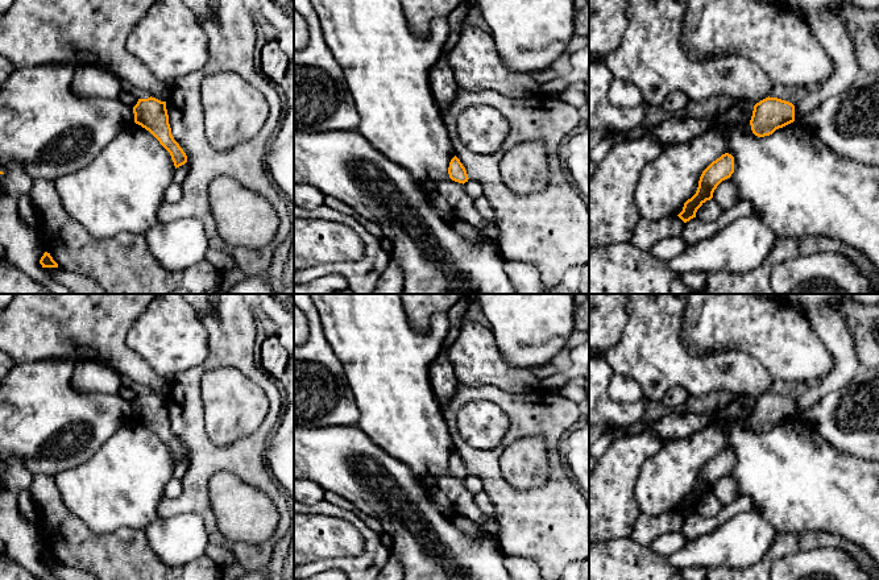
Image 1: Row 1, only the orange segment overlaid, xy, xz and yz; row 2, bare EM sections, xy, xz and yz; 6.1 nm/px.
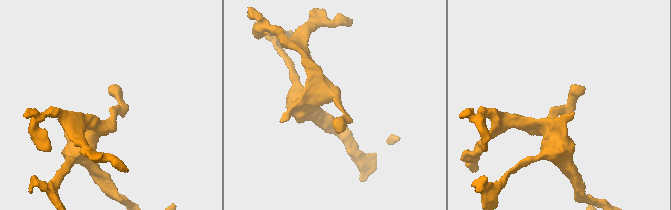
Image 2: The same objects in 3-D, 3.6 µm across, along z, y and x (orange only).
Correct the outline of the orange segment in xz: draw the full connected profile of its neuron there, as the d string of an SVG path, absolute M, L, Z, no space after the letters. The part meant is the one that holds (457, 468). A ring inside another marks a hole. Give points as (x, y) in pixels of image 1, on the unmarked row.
M456 451L449 457L448 469L452 476L463 480L469 475L465 463Z

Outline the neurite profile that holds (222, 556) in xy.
M208 543L204 551L204 556L212 559L221 568L235 564L233 554L217 544Z

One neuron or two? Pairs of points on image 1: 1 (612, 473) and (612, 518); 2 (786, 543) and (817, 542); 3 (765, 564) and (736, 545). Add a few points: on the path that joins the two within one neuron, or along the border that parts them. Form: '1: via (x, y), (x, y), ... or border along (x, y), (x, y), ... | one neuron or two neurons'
1: via (612, 484), (612, 508) | one neuron
2: via (793, 543), (809, 545) | one neuron
3: border along (776, 535), (770, 551), (761, 560), (750, 566) | two neurons

